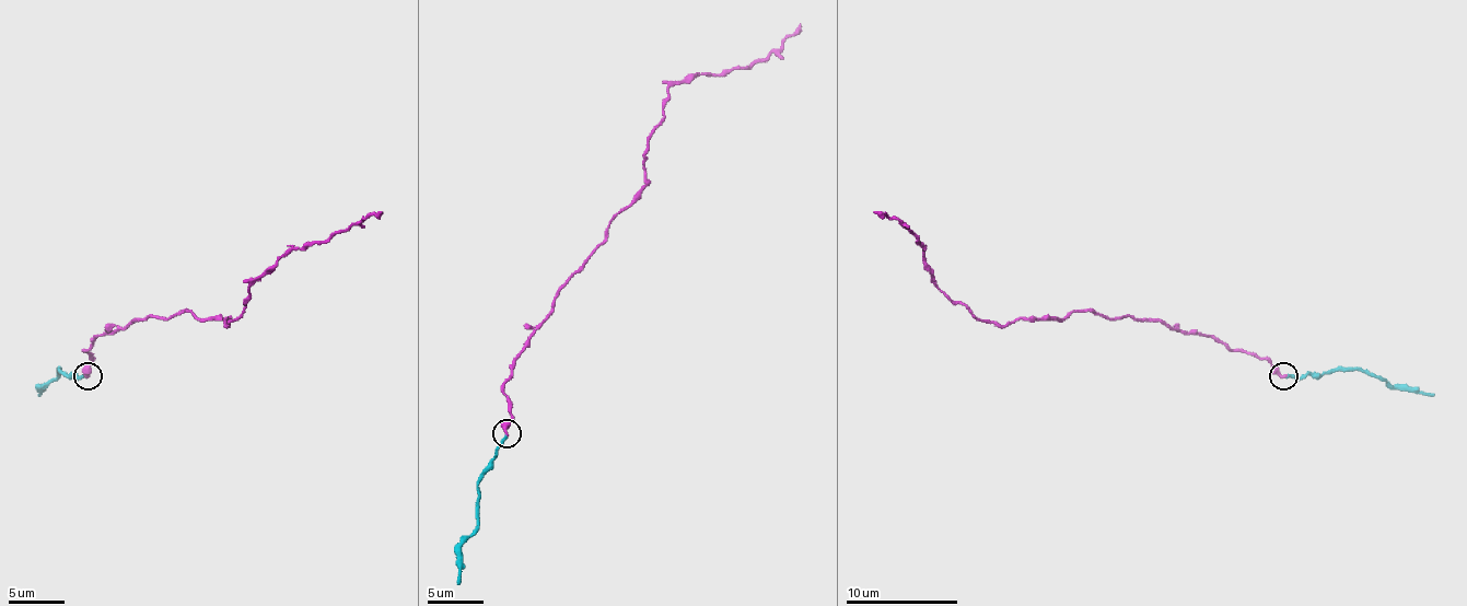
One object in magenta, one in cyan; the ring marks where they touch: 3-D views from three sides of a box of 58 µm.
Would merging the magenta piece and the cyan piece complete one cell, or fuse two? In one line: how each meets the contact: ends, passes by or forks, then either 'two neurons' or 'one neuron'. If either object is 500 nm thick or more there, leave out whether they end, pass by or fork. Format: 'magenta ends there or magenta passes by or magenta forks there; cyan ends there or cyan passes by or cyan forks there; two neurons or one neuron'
magenta ends there; cyan ends there; one neuron

